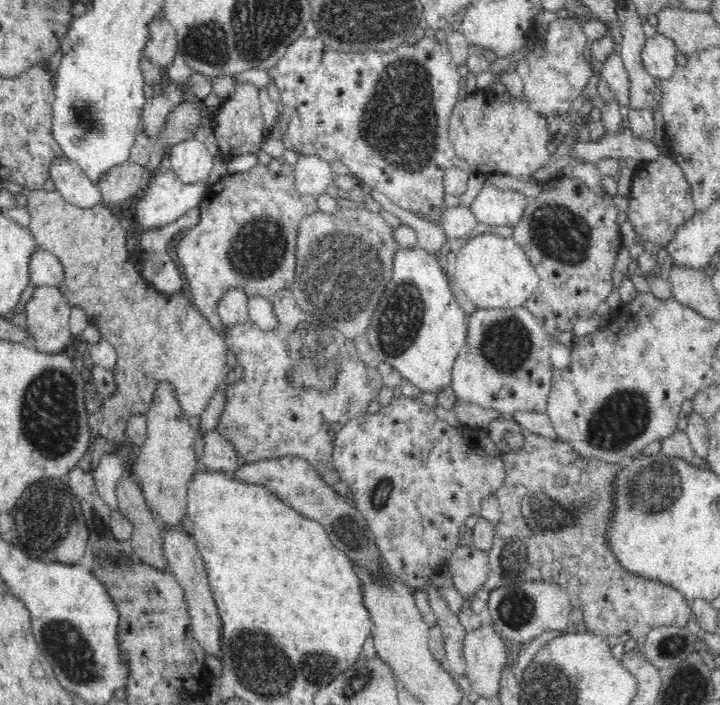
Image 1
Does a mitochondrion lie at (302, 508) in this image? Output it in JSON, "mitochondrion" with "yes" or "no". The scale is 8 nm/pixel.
{"mitochondrion":"no"}

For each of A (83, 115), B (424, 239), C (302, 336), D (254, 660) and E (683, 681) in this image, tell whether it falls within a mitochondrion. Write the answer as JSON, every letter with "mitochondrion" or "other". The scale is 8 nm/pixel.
{"A":"mitochondrion","B":"other","C":"mitochondrion","D":"mitochondrion","E":"mitochondrion"}

